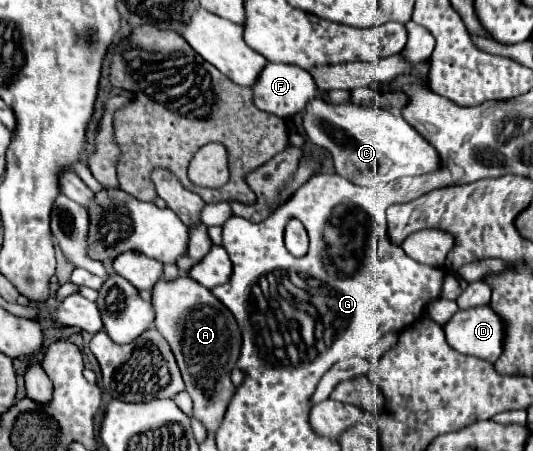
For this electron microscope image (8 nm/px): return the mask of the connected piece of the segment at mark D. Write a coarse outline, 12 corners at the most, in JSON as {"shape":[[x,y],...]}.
{"shape":[[488,306],[458,310],[446,342],[496,362],[506,324]]}

